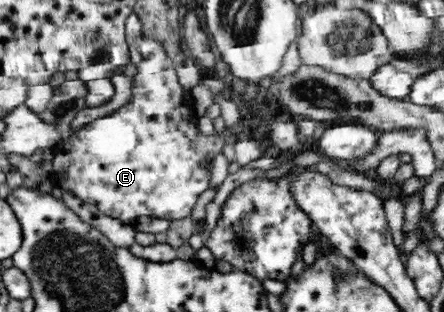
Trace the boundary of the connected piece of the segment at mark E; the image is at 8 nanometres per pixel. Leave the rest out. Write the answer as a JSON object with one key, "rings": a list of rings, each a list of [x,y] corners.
{"rings":[[[142,34],[138,36],[138,40],[135,40],[135,42],[126,41],[126,43],[127,50],[129,51],[129,60],[137,66],[137,74],[132,78],[132,98],[130,98],[130,102],[122,106],[114,115],[95,118],[89,123],[82,123],[68,138],[56,143],[50,148],[53,154],[48,164],[51,168],[51,179],[54,181],[55,186],[63,192],[68,192],[68,194],[72,194],[74,198],[80,198],[82,202],[96,206],[96,208],[106,214],[106,216],[118,218],[118,220],[127,224],[131,224],[132,221],[138,219],[139,216],[150,216],[157,220],[161,218],[167,218],[170,221],[180,220],[181,218],[191,216],[197,200],[208,186],[210,170],[201,168],[201,160],[204,157],[210,157],[210,159],[214,160],[216,153],[222,148],[222,134],[220,137],[206,137],[198,133],[196,120],[190,120],[192,110],[190,110],[188,96],[183,90],[183,87],[178,85],[172,59],[167,55],[167,52],[159,41],[148,38]]]}

